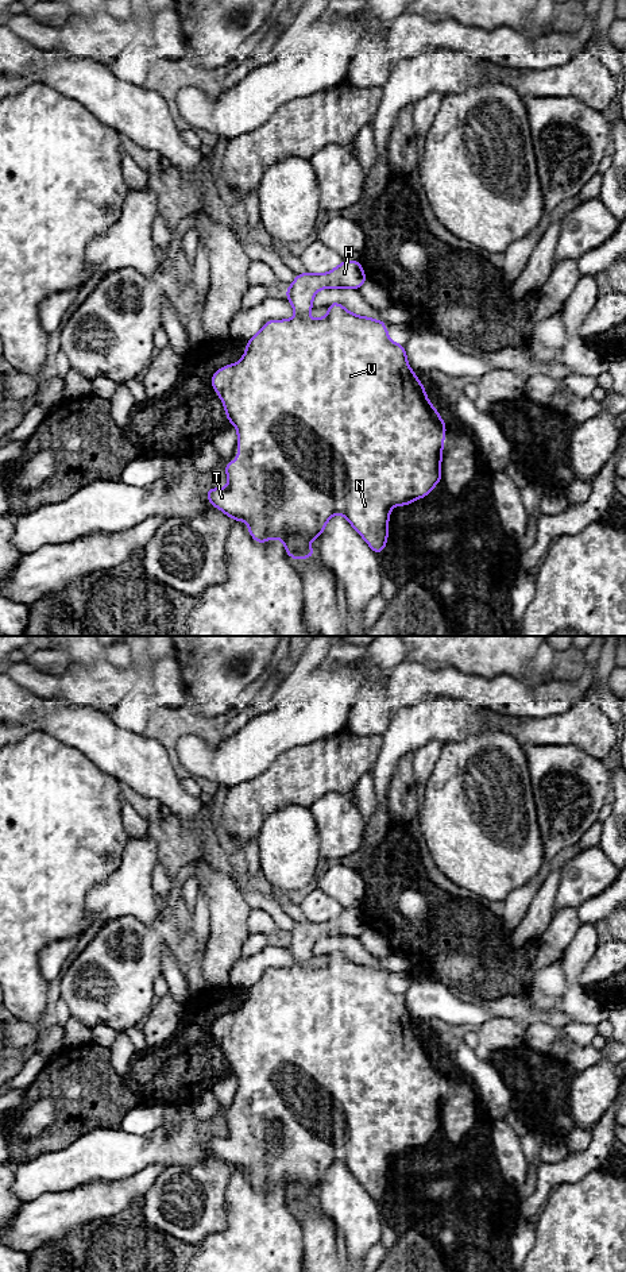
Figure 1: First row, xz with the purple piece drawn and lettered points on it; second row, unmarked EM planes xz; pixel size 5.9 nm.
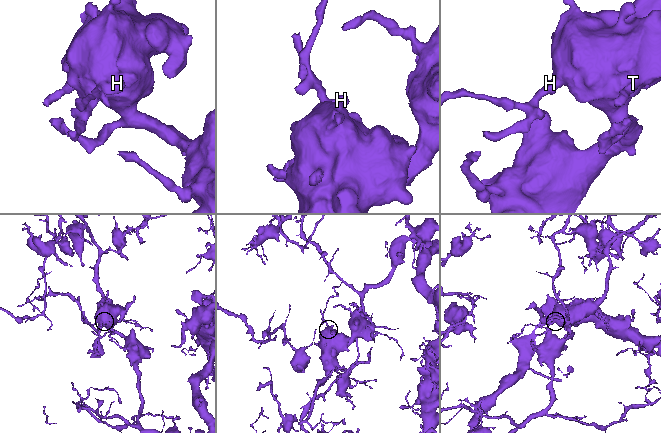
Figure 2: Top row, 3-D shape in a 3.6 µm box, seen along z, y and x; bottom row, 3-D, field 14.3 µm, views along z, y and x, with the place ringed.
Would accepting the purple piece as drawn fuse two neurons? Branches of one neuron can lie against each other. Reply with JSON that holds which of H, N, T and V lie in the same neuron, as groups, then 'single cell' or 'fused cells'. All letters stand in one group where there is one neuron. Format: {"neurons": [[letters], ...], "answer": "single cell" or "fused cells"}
{"neurons": [["H", "N", "T", "V"]], "answer": "single cell"}

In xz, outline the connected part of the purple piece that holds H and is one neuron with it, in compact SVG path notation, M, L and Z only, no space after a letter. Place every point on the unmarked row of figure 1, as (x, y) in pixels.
M343 909L336 917L324 922L297 922L285 941L297 964L289 968L267 968L262 978L246 990L247 998L243 1006L235 1013L216 1018L210 1028L213 1037L224 1052L227 1067L237 1078L237 1091L240 1094L237 1095L237 1109L227 1110L224 1114L228 1134L225 1137L209 1136L205 1141L206 1146L213 1155L232 1165L233 1169L246 1168L248 1180L256 1191L266 1191L273 1186L279 1186L285 1191L287 1204L294 1206L297 1210L316 1204L316 1199L309 1195L309 1190L321 1184L326 1171L336 1161L347 1165L352 1176L359 1180L376 1203L383 1200L389 1186L390 1157L397 1153L407 1155L414 1148L424 1146L441 1130L441 1103L447 1074L437 1057L429 1051L421 1029L409 1015L406 997L389 986L386 971L372 965L356 964L336 949L329 952L325 965L312 968L306 964L314 956L312 947L320 937L360 937L366 929L367 925L360 909Z

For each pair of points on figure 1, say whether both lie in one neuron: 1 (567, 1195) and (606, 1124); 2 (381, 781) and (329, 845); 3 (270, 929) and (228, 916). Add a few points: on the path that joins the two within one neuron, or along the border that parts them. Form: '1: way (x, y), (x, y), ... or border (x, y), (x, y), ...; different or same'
1: border (601, 1167), (578, 1180), (559, 1184), (547, 1199); different
2: border (367, 823), (363, 839); different
3: border (251, 909), (246, 921), (248, 935); different

